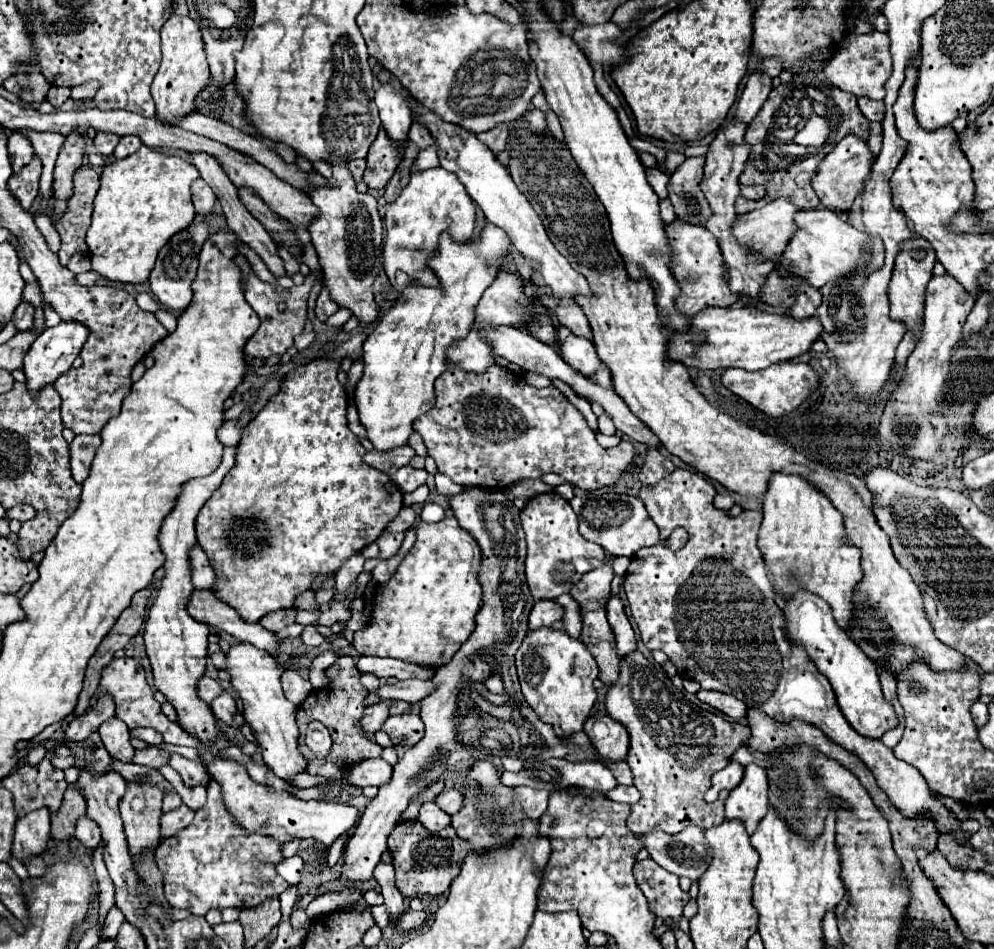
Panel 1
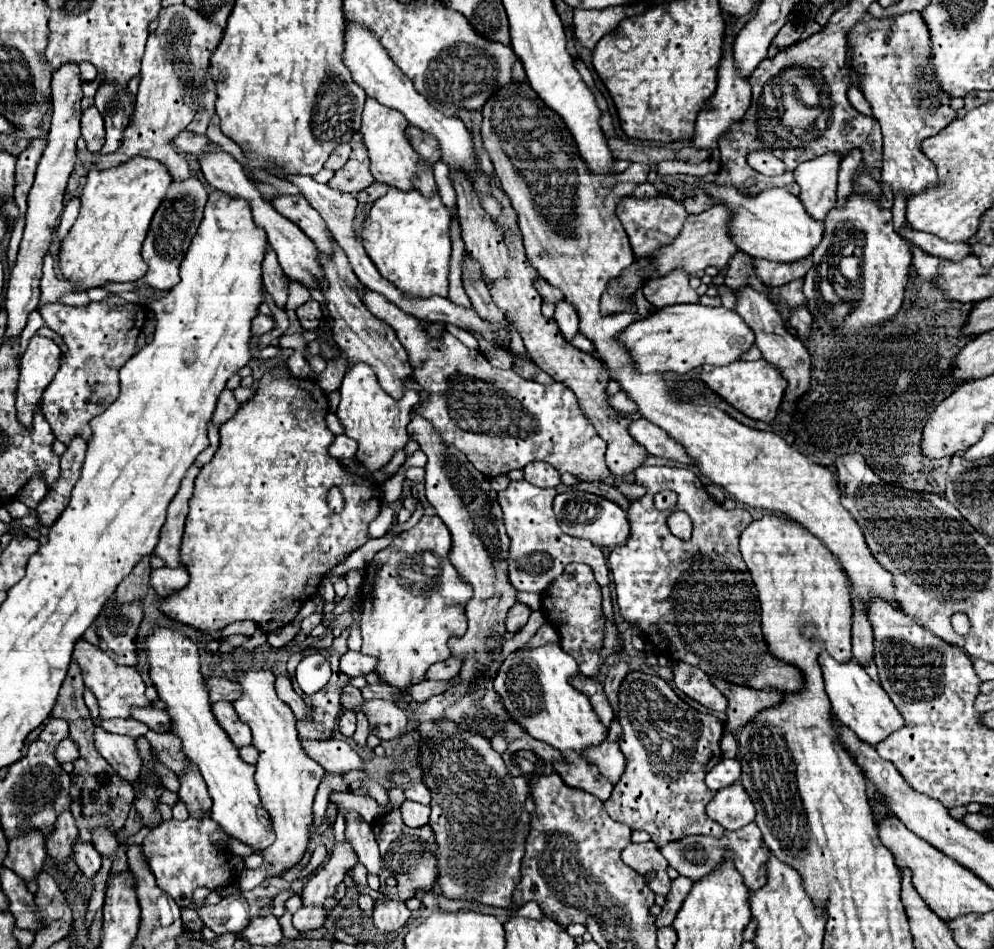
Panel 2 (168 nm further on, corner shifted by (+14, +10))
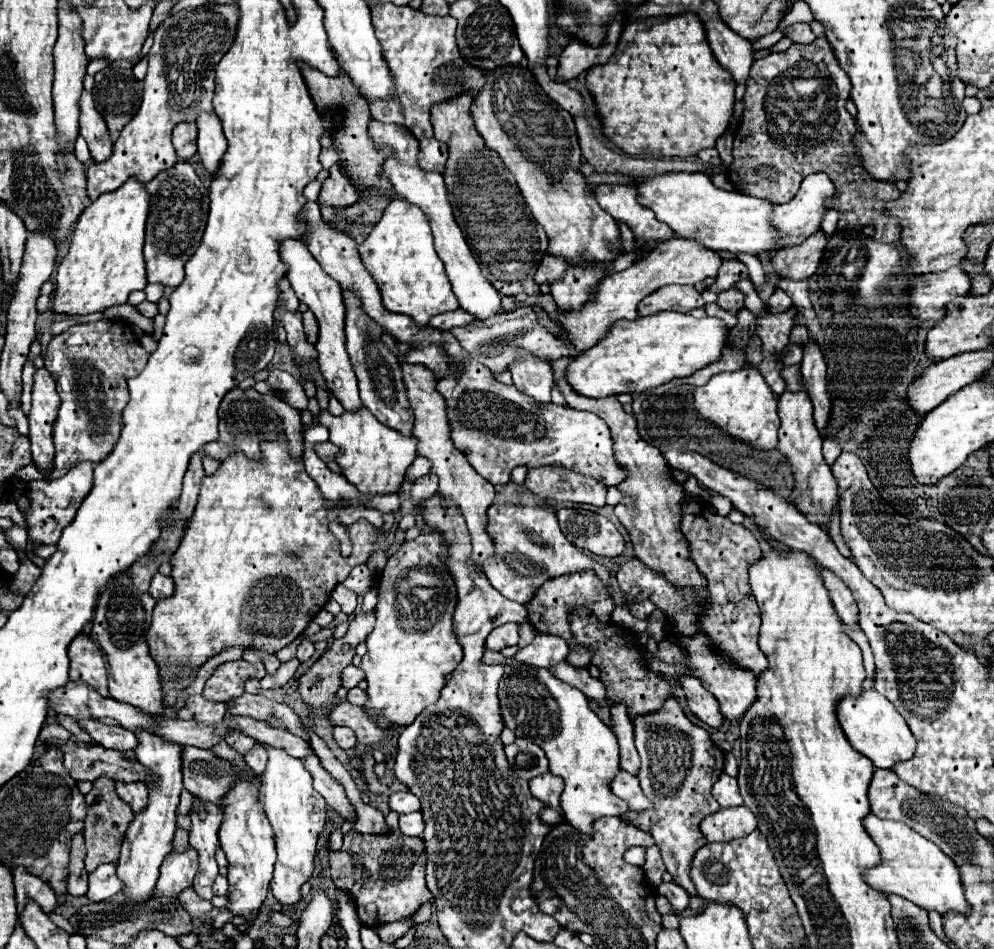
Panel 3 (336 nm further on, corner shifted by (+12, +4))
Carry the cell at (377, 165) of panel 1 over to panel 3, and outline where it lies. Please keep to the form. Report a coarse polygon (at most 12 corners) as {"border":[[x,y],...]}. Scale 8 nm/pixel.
{"border":[[341,165],[323,181],[319,203],[349,207],[359,201]]}

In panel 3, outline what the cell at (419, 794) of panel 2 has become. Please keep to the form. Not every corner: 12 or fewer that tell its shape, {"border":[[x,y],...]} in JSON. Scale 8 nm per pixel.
{"border":[[411,791],[389,795],[391,811],[403,815],[421,811],[419,799]]}

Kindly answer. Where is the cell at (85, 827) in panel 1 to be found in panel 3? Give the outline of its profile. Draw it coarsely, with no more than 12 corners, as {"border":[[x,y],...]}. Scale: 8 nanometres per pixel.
{"border":[[99,865],[89,875],[87,897],[105,901],[119,893],[115,865]]}

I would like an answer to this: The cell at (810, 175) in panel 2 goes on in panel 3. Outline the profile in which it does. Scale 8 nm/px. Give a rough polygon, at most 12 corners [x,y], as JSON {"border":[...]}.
{"border":[[825,173],[803,179],[793,201],[771,213],[783,247],[821,229],[835,187]]}

